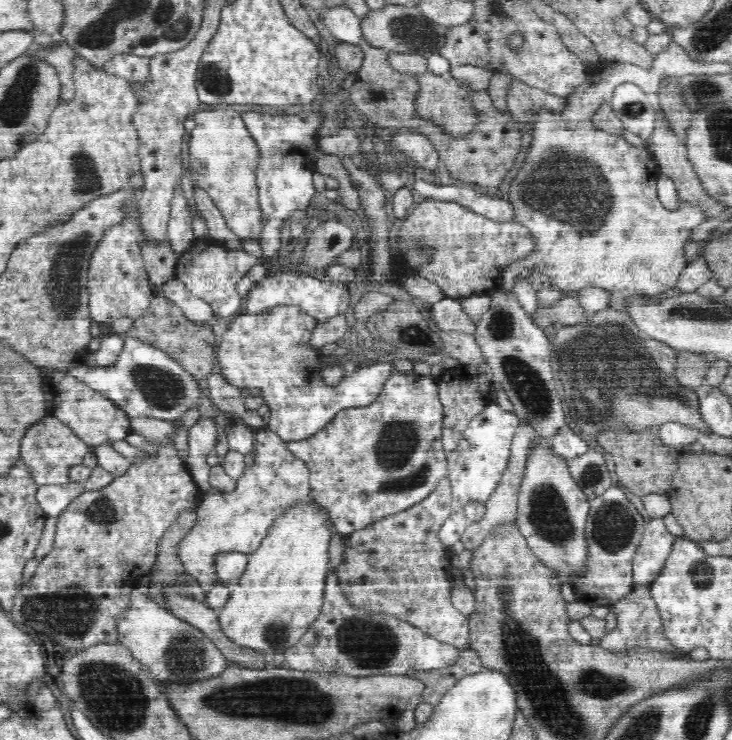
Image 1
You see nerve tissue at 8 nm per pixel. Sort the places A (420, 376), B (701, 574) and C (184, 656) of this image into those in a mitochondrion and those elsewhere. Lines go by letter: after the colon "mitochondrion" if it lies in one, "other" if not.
A: other
B: mitochondrion
C: mitochondrion

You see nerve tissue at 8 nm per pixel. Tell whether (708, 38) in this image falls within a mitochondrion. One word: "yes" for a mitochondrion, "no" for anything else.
yes

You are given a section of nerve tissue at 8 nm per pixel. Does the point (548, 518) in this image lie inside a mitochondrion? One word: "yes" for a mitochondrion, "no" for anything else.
yes

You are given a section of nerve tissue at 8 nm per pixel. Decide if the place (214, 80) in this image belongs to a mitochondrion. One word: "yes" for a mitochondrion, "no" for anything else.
yes

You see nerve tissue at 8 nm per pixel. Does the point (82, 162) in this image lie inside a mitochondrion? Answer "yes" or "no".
yes

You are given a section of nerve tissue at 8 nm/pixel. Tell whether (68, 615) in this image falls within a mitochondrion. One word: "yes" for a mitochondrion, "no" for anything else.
yes

